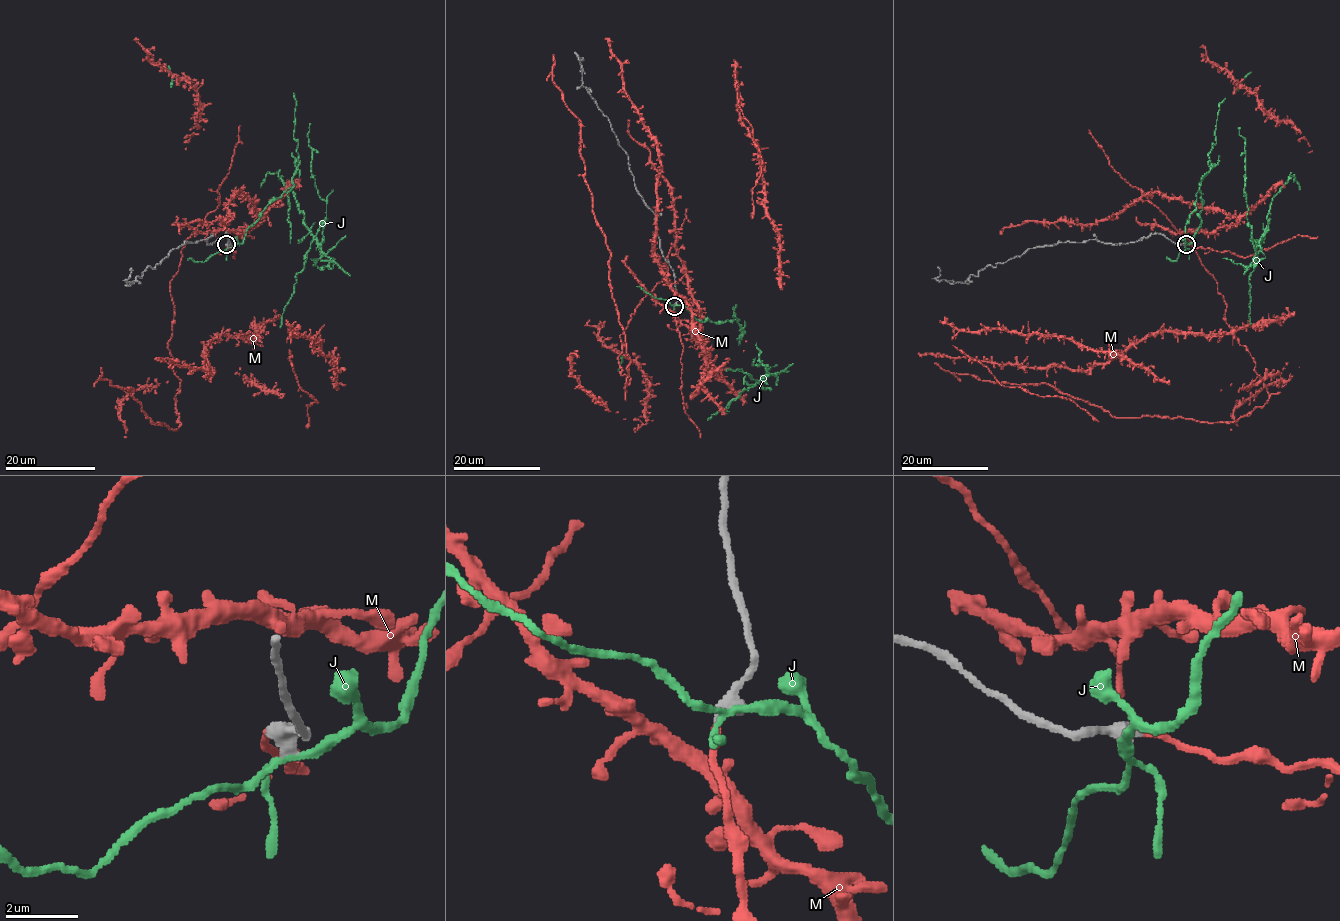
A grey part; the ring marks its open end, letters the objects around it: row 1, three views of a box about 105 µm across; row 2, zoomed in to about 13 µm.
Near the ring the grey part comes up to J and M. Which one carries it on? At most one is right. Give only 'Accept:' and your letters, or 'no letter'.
Accept: M

